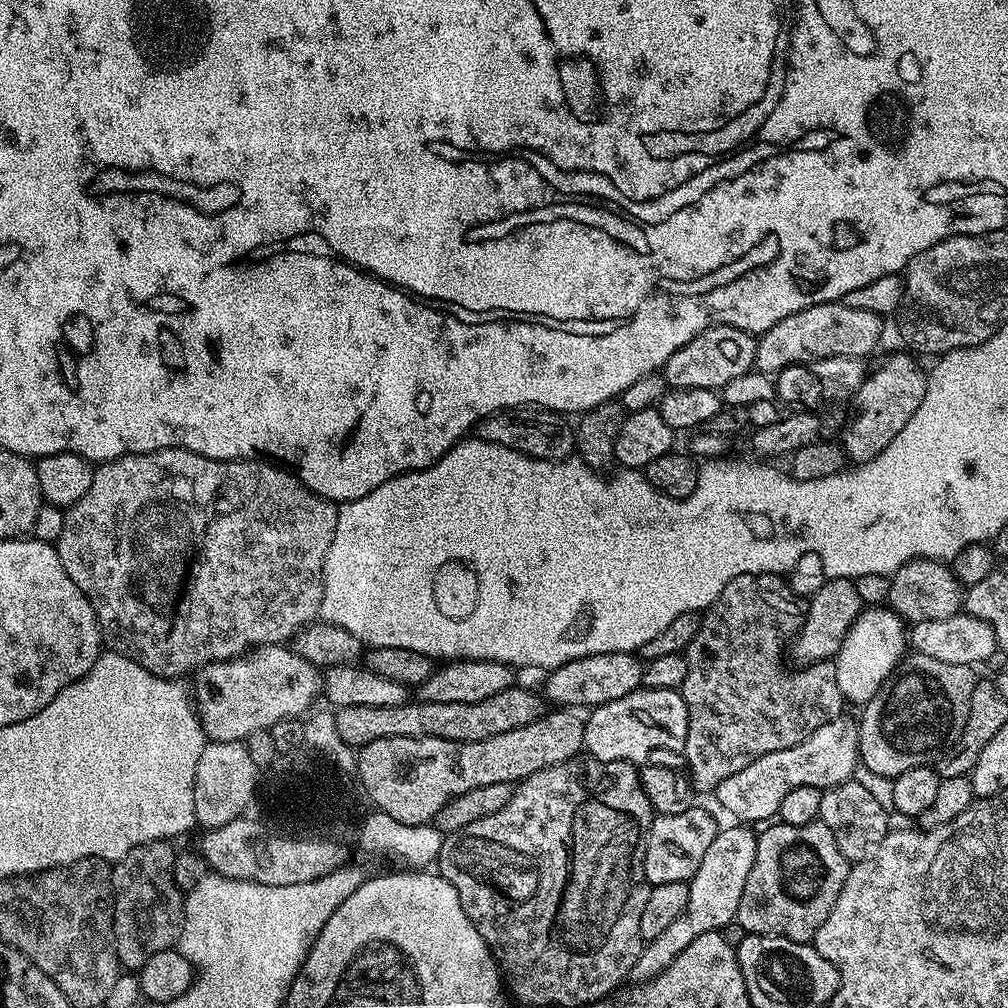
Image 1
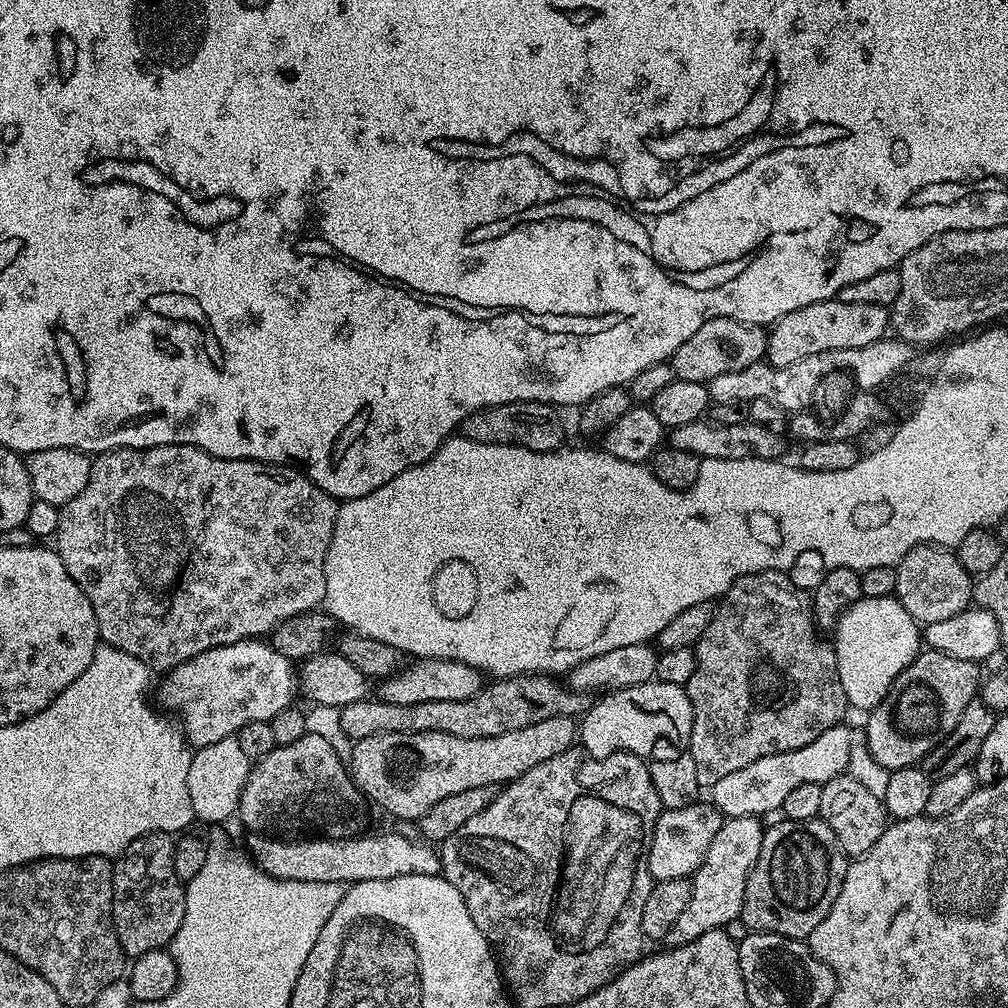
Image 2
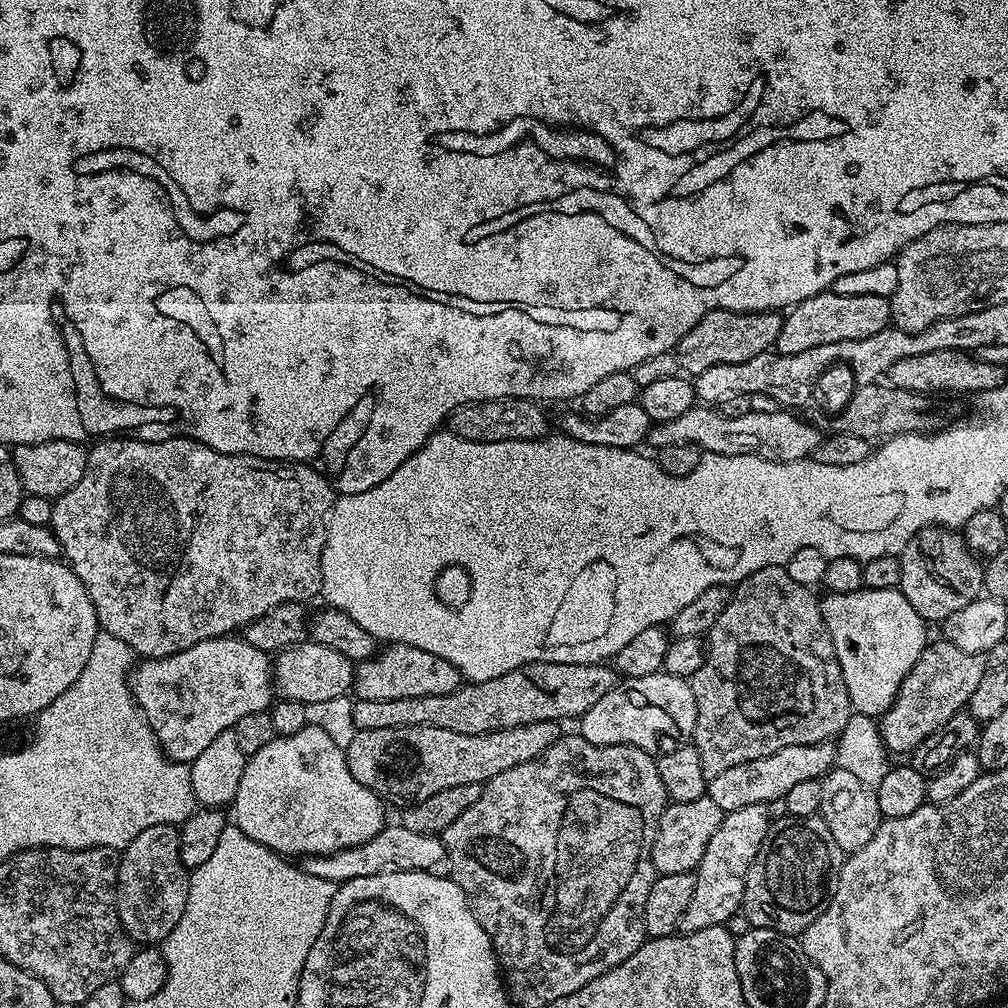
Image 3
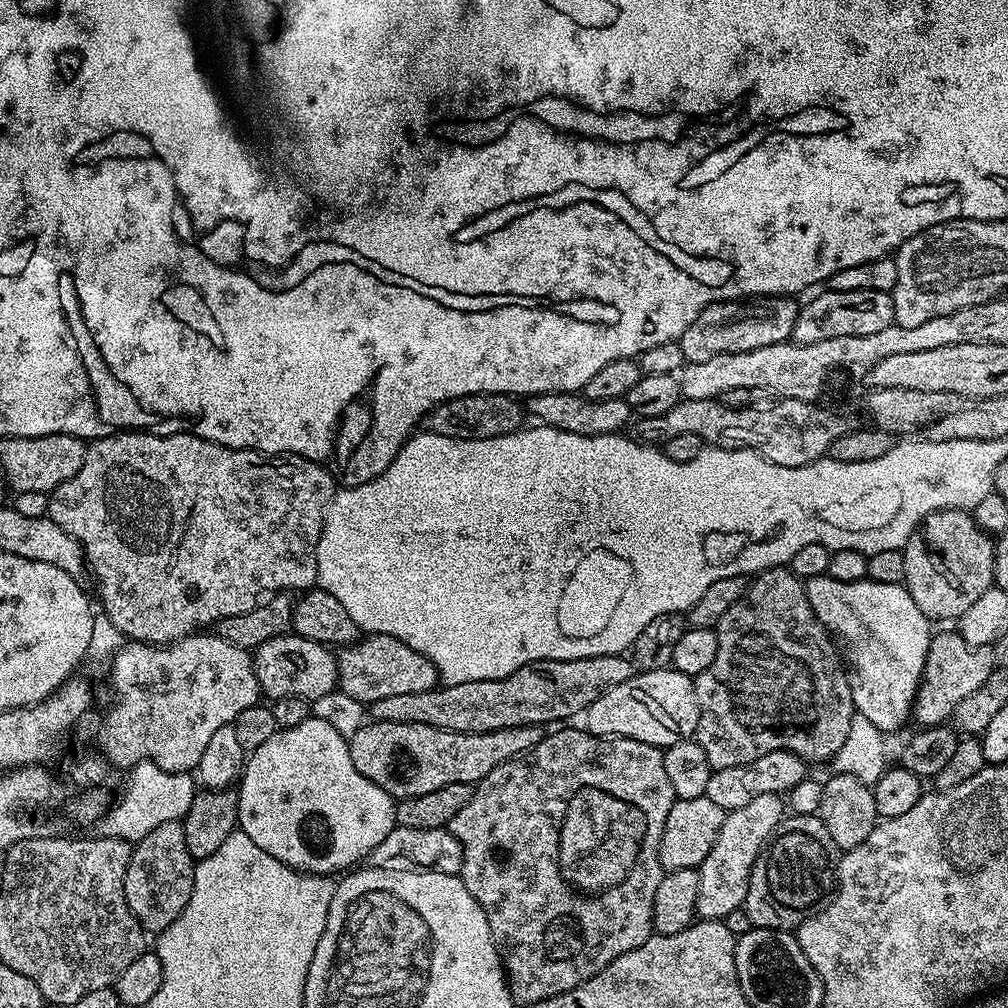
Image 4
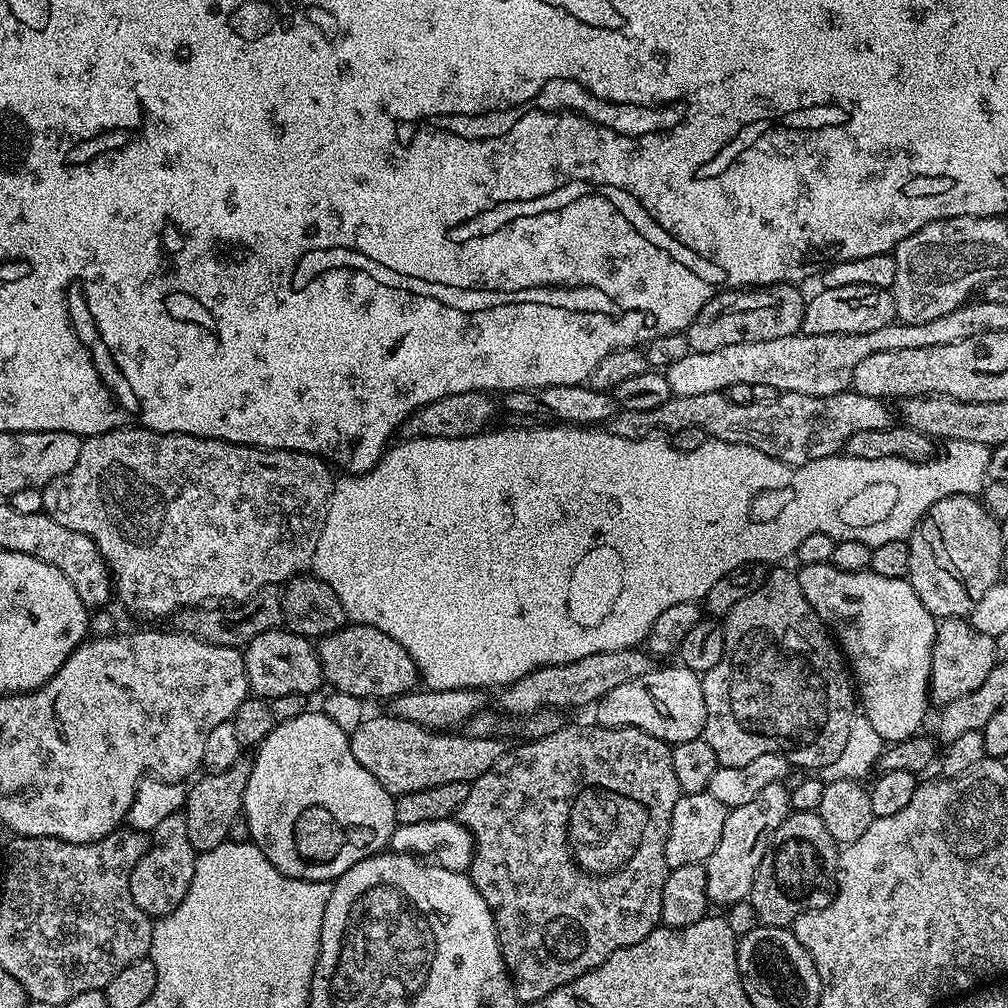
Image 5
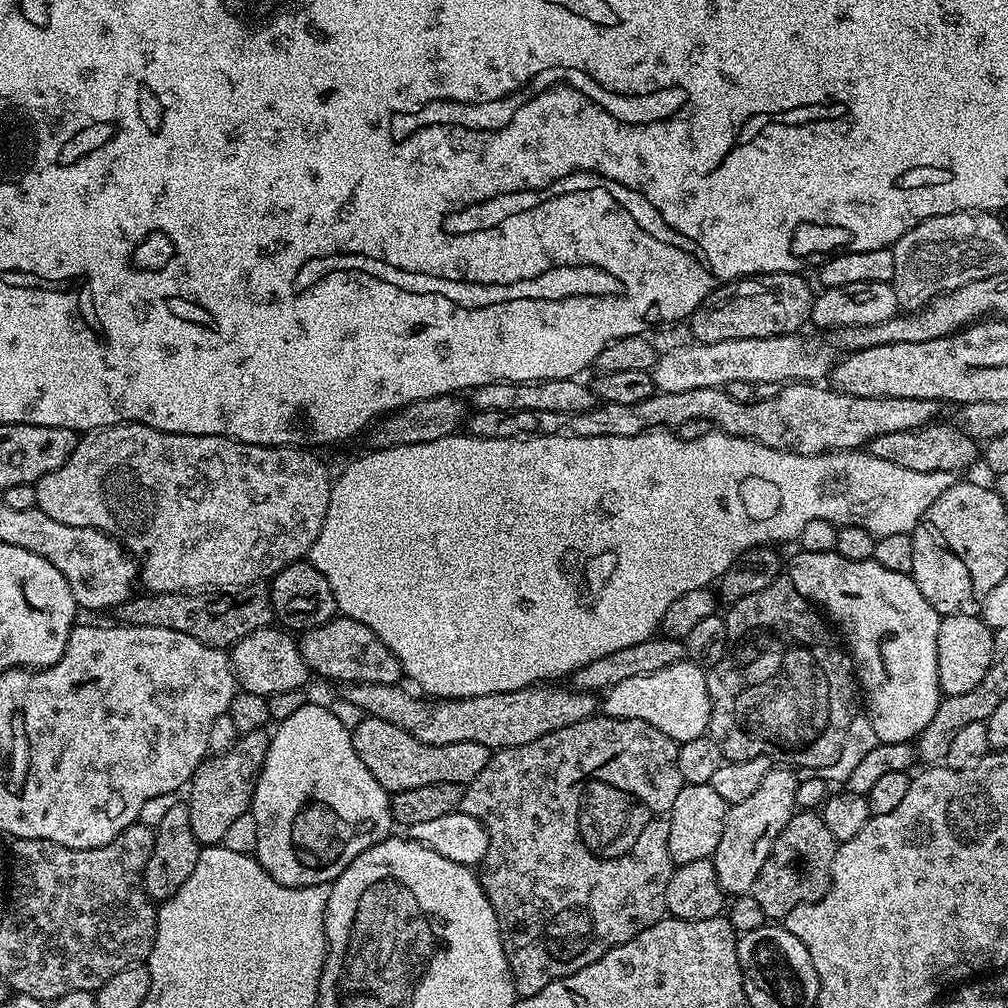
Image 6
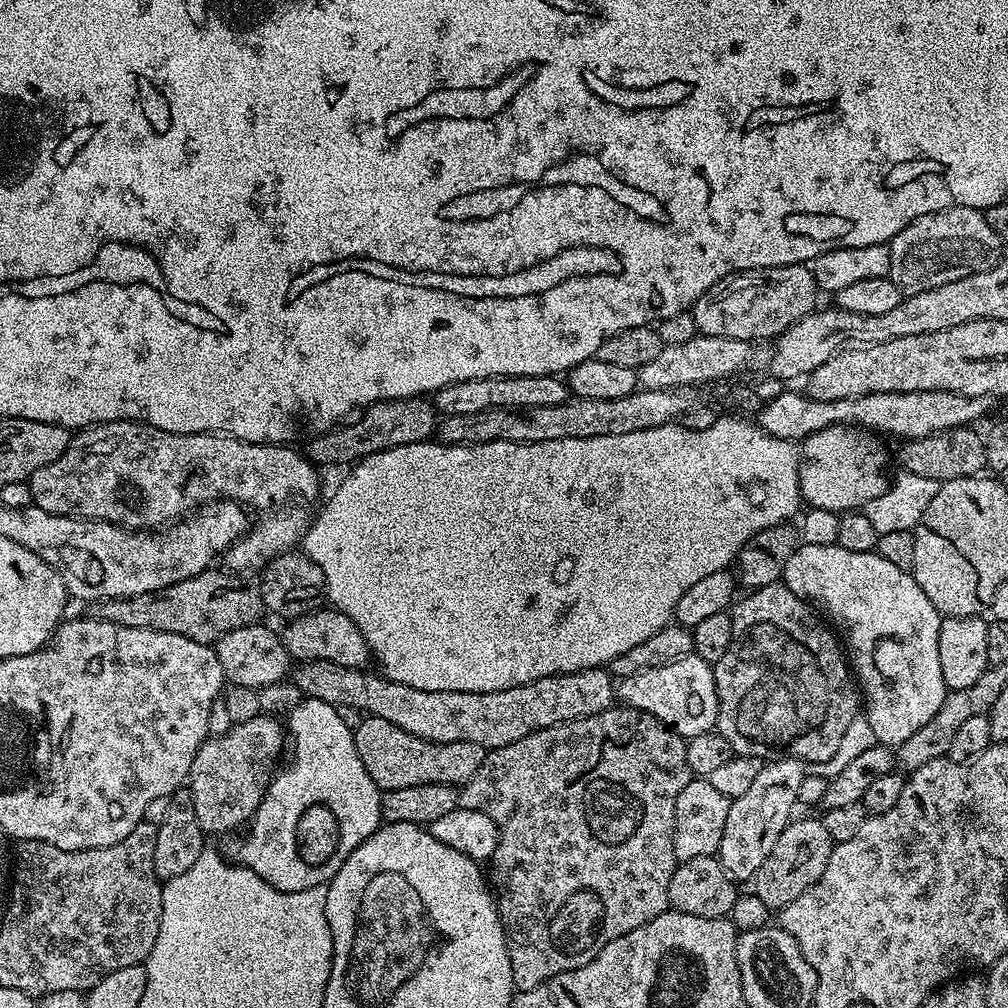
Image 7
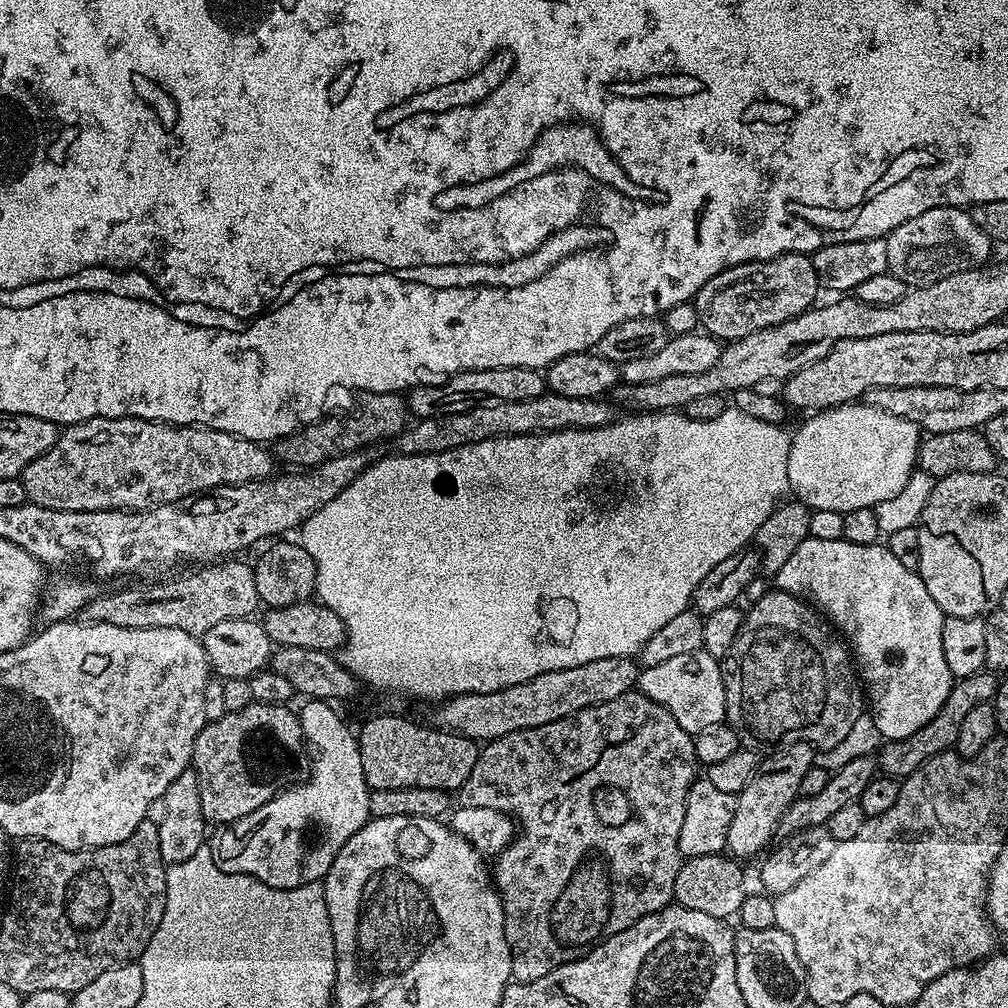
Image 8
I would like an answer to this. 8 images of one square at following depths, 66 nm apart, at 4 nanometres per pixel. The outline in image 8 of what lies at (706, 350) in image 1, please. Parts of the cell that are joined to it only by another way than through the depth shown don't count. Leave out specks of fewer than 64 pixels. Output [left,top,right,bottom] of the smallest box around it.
[694,252,822,342]

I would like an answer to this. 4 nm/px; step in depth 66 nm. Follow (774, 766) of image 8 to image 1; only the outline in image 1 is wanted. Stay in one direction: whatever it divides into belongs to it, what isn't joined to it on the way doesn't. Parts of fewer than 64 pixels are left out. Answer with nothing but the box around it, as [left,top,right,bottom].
[630,827,757,981]

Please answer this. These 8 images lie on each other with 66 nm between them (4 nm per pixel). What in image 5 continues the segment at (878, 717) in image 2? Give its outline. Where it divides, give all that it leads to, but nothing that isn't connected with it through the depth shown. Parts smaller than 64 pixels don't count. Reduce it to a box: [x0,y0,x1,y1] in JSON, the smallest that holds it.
[928,618,998,706]

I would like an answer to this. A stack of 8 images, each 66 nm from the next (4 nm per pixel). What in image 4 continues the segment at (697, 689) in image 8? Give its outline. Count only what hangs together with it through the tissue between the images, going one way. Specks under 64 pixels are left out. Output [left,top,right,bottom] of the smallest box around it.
[587,668,700,750]

